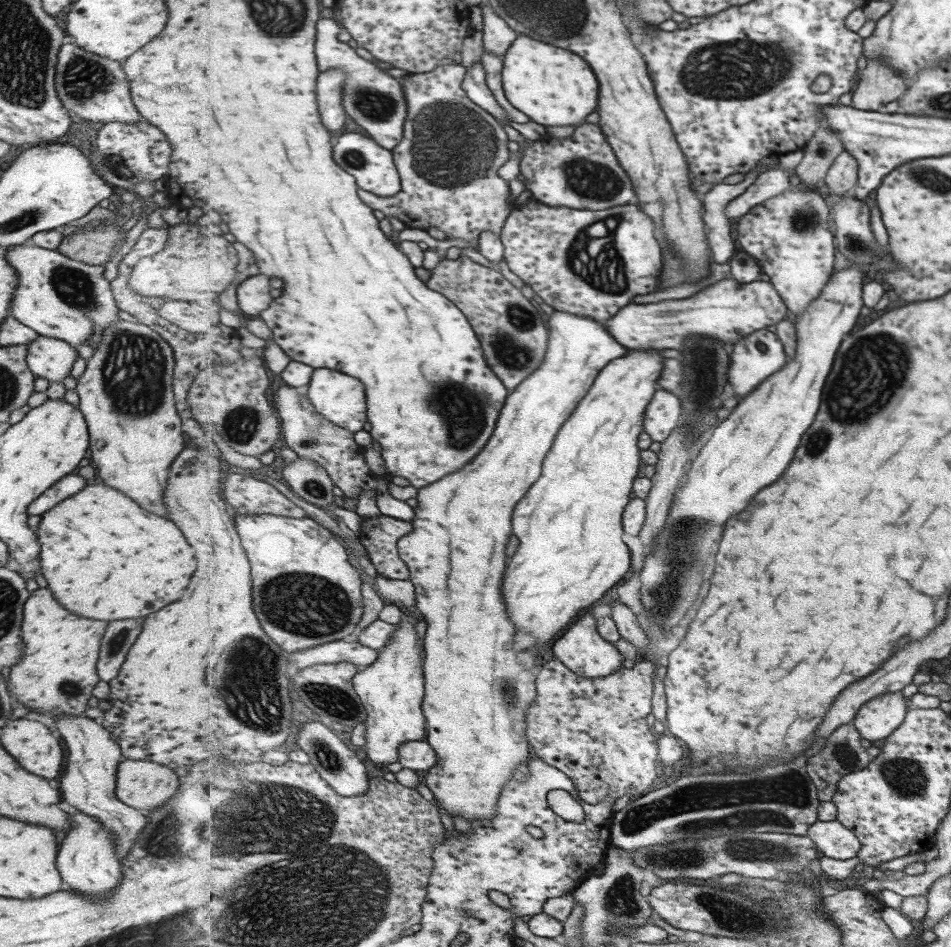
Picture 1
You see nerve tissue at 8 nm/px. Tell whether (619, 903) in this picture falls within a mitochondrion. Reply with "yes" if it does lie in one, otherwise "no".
yes

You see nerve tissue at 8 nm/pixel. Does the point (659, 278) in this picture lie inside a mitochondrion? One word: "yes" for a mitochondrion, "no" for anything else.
no

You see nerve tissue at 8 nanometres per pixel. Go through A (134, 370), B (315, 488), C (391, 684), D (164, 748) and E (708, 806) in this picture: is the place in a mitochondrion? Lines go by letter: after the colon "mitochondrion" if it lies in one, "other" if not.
A: mitochondrion
B: mitochondrion
C: other
D: other
E: mitochondrion

